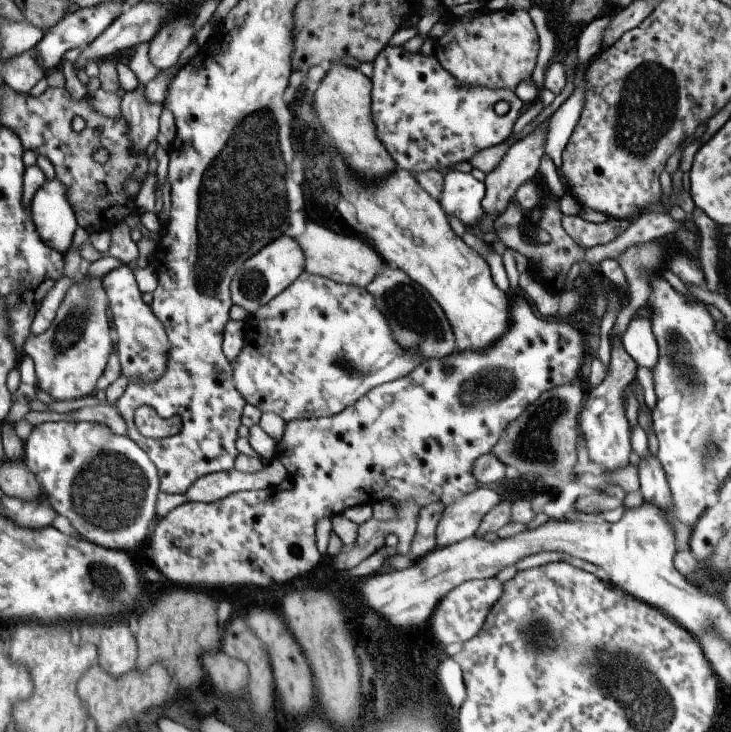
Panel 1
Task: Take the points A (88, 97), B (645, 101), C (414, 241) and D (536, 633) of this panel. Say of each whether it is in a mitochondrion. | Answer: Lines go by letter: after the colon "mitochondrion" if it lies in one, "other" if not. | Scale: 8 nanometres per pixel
A: other
B: mitochondrion
C: other
D: mitochondrion

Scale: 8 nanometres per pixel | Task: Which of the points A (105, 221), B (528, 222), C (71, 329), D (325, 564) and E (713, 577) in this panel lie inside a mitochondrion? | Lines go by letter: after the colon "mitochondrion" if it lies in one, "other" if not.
A: other
B: other
C: mitochondrion
D: other
E: other

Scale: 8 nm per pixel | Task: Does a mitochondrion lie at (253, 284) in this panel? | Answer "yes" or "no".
yes

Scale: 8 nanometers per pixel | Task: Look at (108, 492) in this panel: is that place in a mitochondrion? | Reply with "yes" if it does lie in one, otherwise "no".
yes

